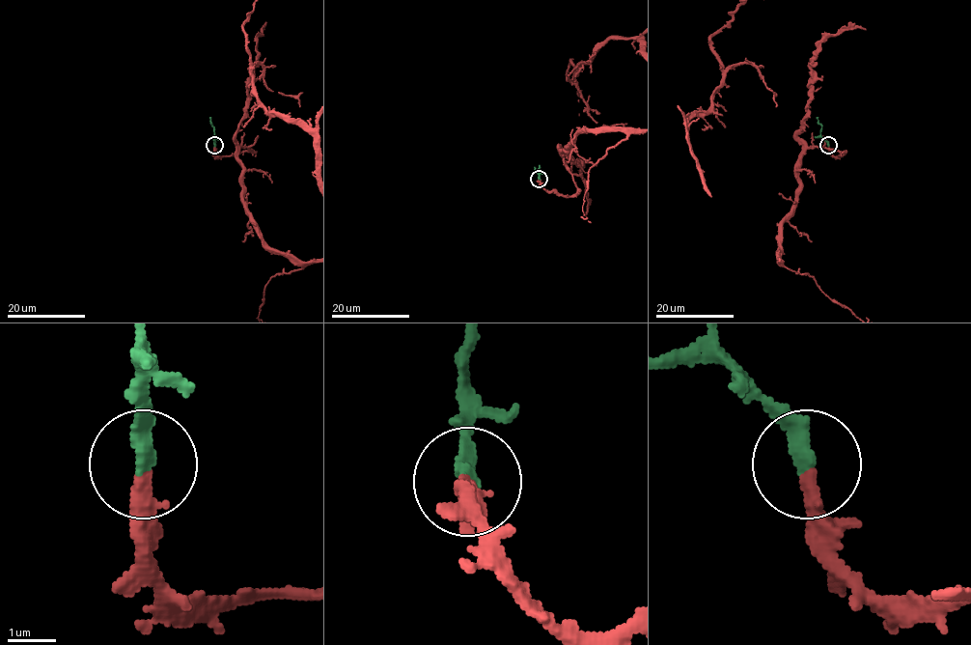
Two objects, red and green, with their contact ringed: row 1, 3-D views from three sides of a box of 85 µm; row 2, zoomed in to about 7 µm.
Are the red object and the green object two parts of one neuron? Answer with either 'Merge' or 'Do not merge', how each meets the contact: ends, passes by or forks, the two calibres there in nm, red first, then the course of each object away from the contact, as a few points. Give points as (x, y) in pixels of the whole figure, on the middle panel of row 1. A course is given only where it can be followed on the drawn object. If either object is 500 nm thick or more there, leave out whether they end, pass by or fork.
Merge. At the ring red ends. At the ring green ends. Thickness 360 nm (red) against 360 nm. Course of green: (539, 179), (534, 167)

